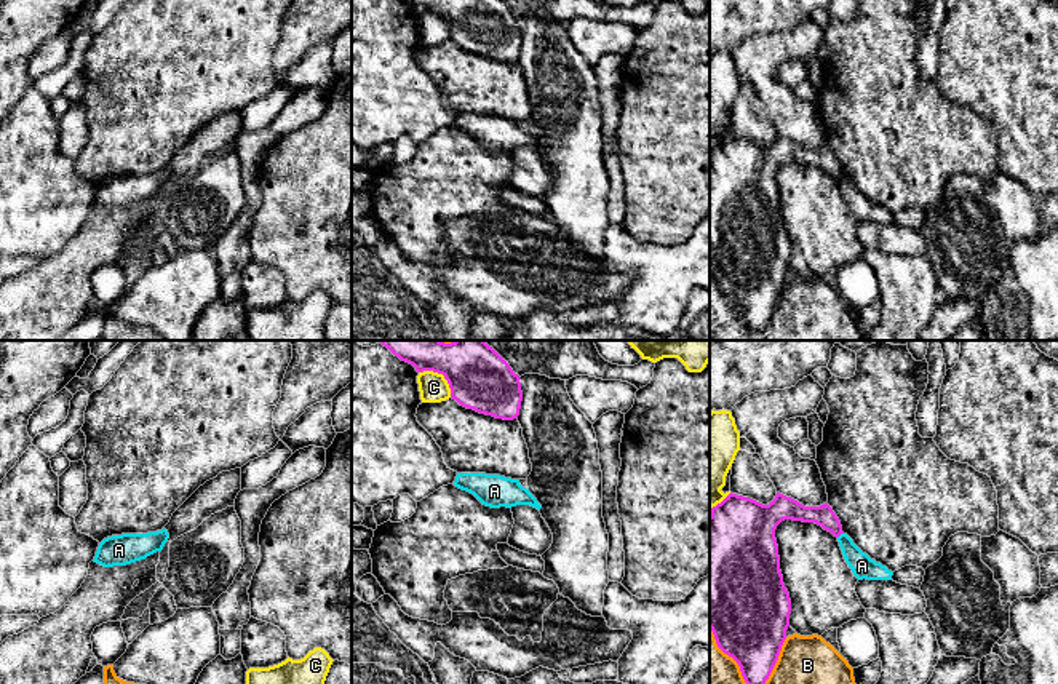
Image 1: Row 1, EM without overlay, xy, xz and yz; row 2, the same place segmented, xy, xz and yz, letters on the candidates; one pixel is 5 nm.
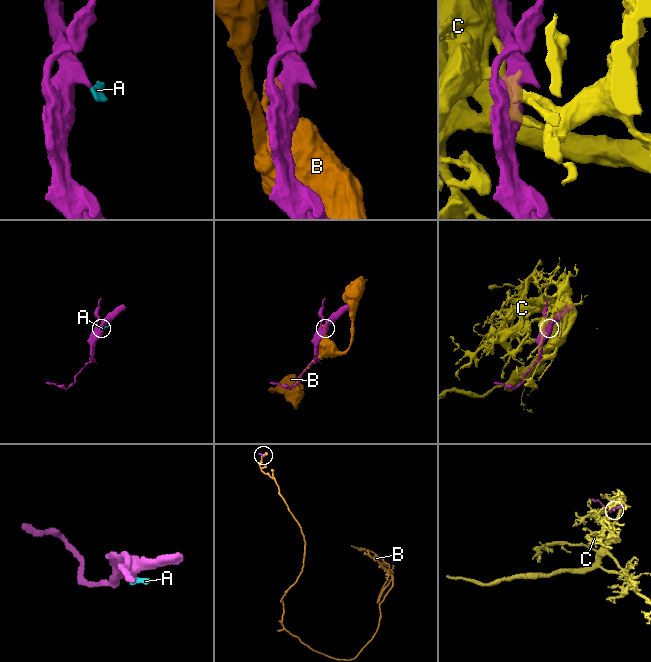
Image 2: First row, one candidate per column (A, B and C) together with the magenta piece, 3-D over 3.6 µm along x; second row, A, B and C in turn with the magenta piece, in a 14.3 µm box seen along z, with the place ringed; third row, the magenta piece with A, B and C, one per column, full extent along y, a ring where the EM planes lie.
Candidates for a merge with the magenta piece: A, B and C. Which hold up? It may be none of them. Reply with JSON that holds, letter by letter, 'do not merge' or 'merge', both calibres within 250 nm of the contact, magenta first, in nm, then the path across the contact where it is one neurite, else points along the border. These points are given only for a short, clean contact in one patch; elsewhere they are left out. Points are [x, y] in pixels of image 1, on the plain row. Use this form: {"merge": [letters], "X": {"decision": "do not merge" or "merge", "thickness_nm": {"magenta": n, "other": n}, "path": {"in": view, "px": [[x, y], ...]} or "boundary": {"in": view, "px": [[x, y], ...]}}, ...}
{"merge": [], "A": {"decision": "do not merge", "thickness_nm": {"magenta": 110, "other": 120}, "boundary": {"in": "yz", "px": [[843, 174], [838, 179]]}}, "B": {"decision": "do not merge", "thickness_nm": {"magenta": 420, "other": 220}}, "C": {"decision": "do not merge", "thickness_nm": {"magenta": 280, "other": 150}}}

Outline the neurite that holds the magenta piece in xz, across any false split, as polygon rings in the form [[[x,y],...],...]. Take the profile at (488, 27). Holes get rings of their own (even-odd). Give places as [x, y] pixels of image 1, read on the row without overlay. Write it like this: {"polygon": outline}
{"polygon": [[[400,0],[417,14],[443,16],[451,40],[460,48],[495,61],[518,61],[523,34],[519,18],[503,0]]]}

